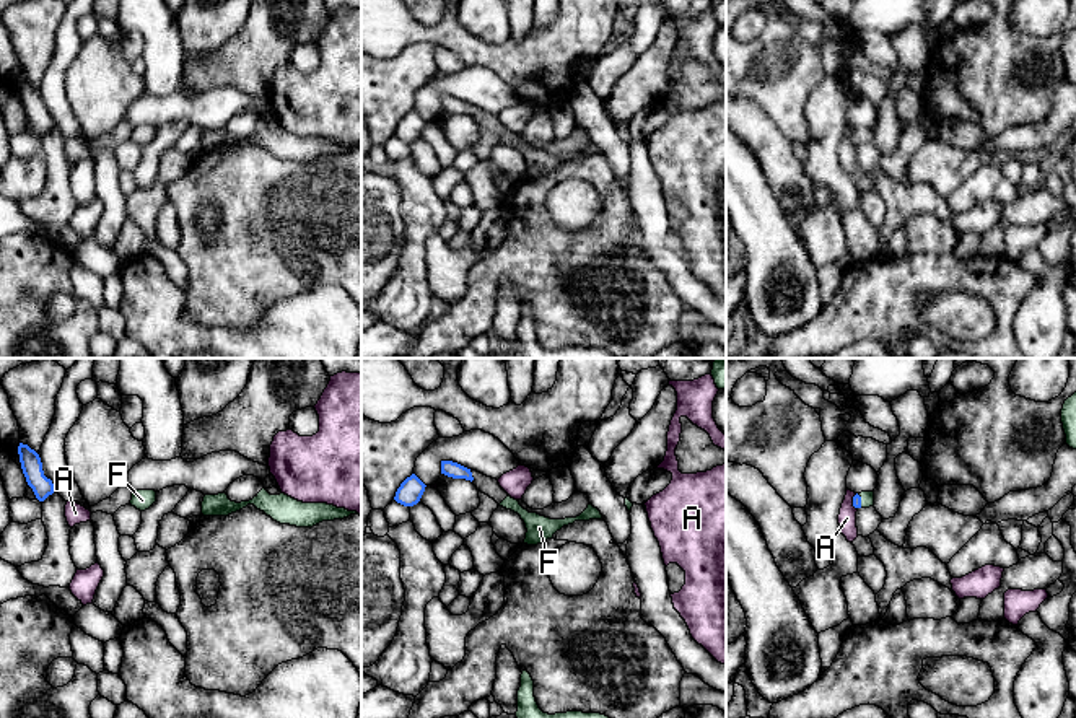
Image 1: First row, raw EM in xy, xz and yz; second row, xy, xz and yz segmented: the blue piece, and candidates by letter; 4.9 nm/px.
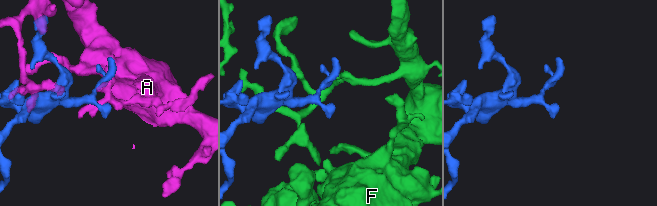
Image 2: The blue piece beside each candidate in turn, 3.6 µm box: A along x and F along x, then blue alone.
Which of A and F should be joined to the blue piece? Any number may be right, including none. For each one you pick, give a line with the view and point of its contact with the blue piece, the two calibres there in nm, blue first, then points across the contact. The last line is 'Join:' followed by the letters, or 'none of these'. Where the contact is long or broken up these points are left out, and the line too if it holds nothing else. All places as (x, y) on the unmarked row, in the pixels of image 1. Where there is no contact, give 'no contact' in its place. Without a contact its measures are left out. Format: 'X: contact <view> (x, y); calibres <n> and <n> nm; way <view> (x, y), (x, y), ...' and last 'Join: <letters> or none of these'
F: contact yz (860, 135); calibres 50 and 60 nm; way yz (857, 135), (860, 135), (866, 132)
Join: F

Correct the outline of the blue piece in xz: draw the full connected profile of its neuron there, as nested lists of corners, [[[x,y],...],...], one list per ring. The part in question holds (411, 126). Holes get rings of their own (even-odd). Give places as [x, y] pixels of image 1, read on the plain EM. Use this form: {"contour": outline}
{"contour": [[[412,109],[400,119],[394,135],[404,142],[413,142],[420,137],[425,122],[426,120],[415,109]]]}

